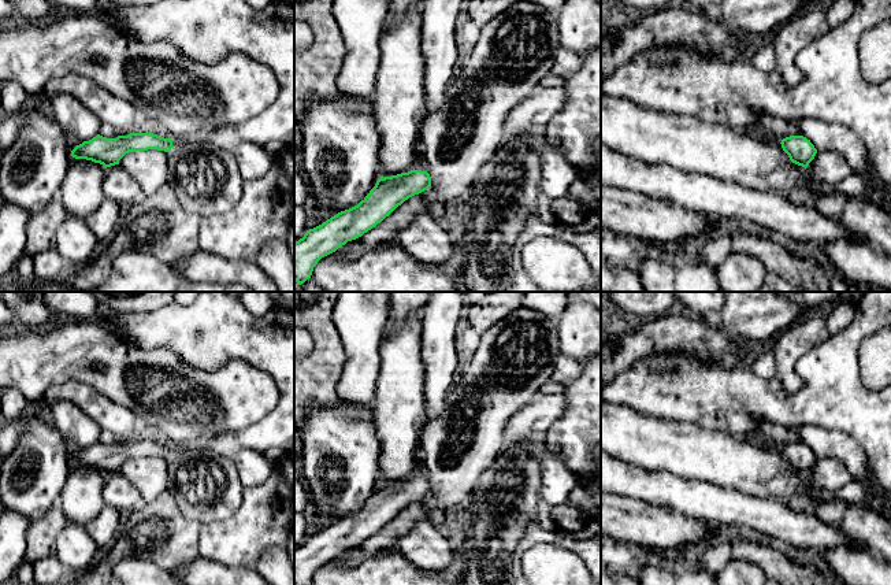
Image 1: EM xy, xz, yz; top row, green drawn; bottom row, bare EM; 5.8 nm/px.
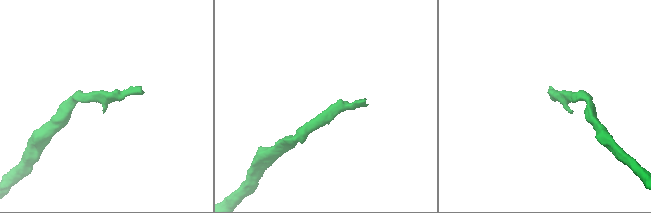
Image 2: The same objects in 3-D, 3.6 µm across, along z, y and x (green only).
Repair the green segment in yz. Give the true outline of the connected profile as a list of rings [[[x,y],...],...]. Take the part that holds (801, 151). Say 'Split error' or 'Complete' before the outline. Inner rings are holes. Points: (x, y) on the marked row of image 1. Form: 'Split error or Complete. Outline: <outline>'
Complete. Outline: [[[803,136],[786,137],[780,144],[790,160],[802,167],[808,167],[817,153],[810,140]]]

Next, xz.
Split error. Outline: [[[419,163],[408,173],[380,177],[357,206],[307,230],[304,237],[294,242],[294,281],[298,285],[304,284],[322,258],[335,252],[348,241],[361,237],[405,200],[430,186],[431,177],[424,163]]]

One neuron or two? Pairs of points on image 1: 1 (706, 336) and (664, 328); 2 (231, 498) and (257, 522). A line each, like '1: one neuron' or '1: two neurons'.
1: one neuron
2: two neurons

